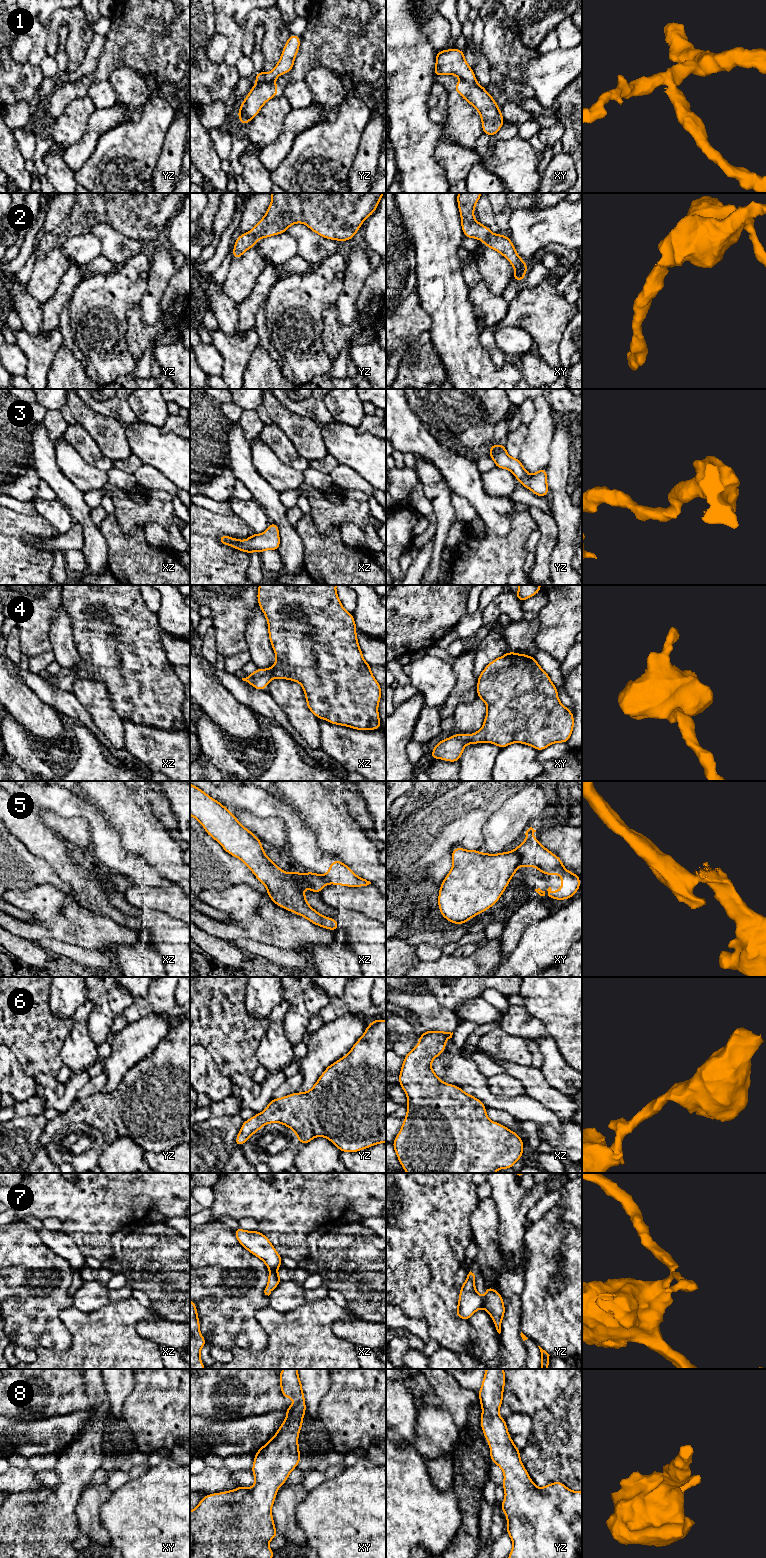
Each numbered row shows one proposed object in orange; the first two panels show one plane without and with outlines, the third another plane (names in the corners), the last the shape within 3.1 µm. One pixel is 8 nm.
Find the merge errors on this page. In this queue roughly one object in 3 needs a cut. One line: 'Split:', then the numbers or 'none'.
Split: 1, 5, 7

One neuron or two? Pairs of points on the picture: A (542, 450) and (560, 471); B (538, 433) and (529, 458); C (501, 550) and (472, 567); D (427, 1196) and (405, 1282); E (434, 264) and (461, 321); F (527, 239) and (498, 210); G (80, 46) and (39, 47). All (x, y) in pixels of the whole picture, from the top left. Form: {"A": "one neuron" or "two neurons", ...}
{"A": "two neurons", "B": "one neuron", "C": "one neuron", "D": "one neuron", "E": "one neuron", "F": "two neurons", "G": "two neurons"}

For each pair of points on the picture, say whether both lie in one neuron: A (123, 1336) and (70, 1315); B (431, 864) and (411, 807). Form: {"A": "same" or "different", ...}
{"A": "same", "B": "different"}

